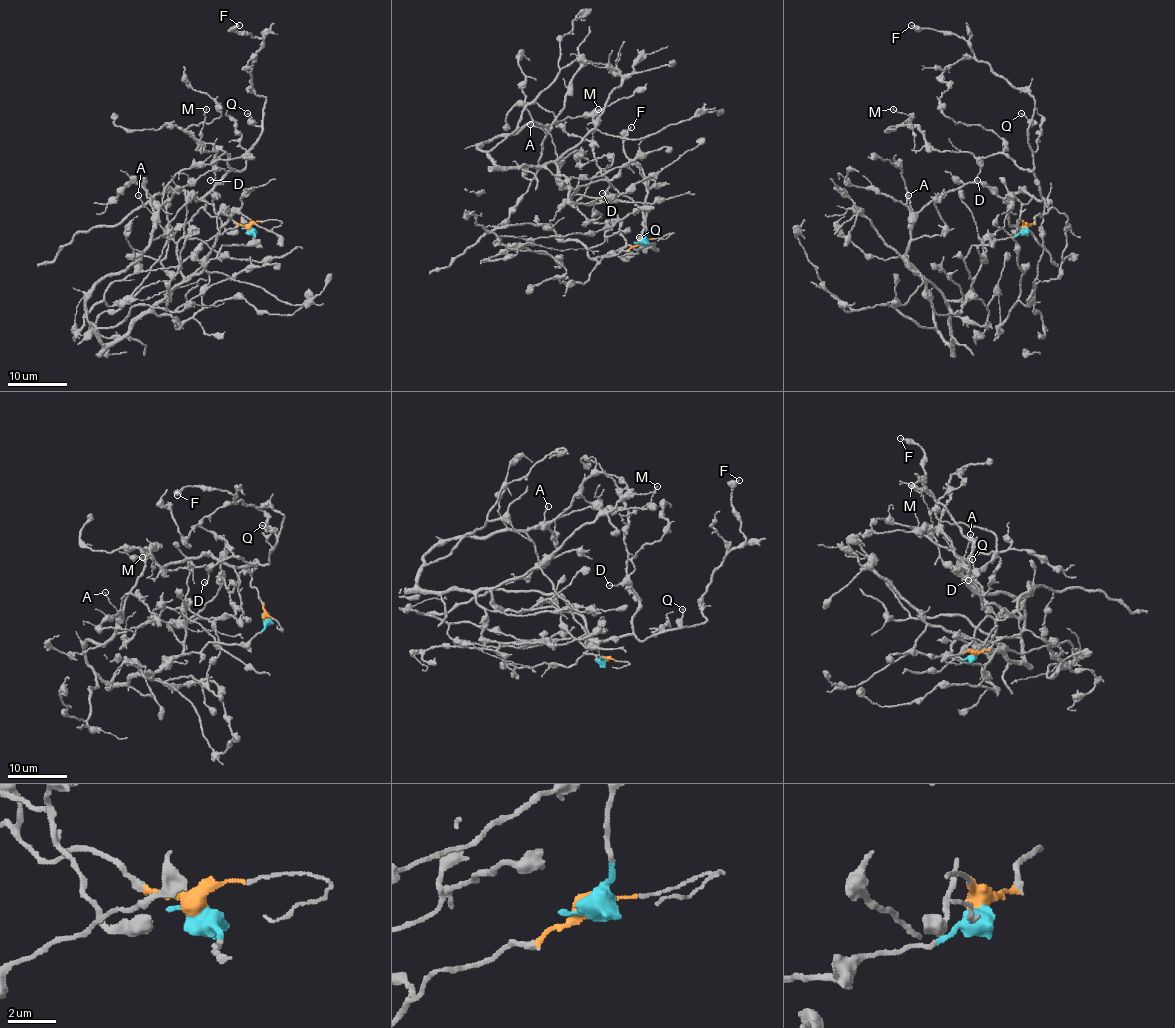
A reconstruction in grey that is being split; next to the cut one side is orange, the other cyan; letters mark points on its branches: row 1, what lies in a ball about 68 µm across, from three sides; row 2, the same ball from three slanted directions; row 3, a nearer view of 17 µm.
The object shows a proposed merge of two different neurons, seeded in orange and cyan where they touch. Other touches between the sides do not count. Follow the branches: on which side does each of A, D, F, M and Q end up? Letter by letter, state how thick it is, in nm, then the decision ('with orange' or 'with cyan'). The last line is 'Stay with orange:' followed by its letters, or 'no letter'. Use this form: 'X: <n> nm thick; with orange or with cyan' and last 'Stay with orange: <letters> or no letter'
A: 90 nm thick; with cyan
D: 120 nm thick; with orange
F: 160 nm thick; with orange
M: 130 nm thick; with orange
Q: 130 nm thick; with orange
Stay with orange: D, F, M, Q

